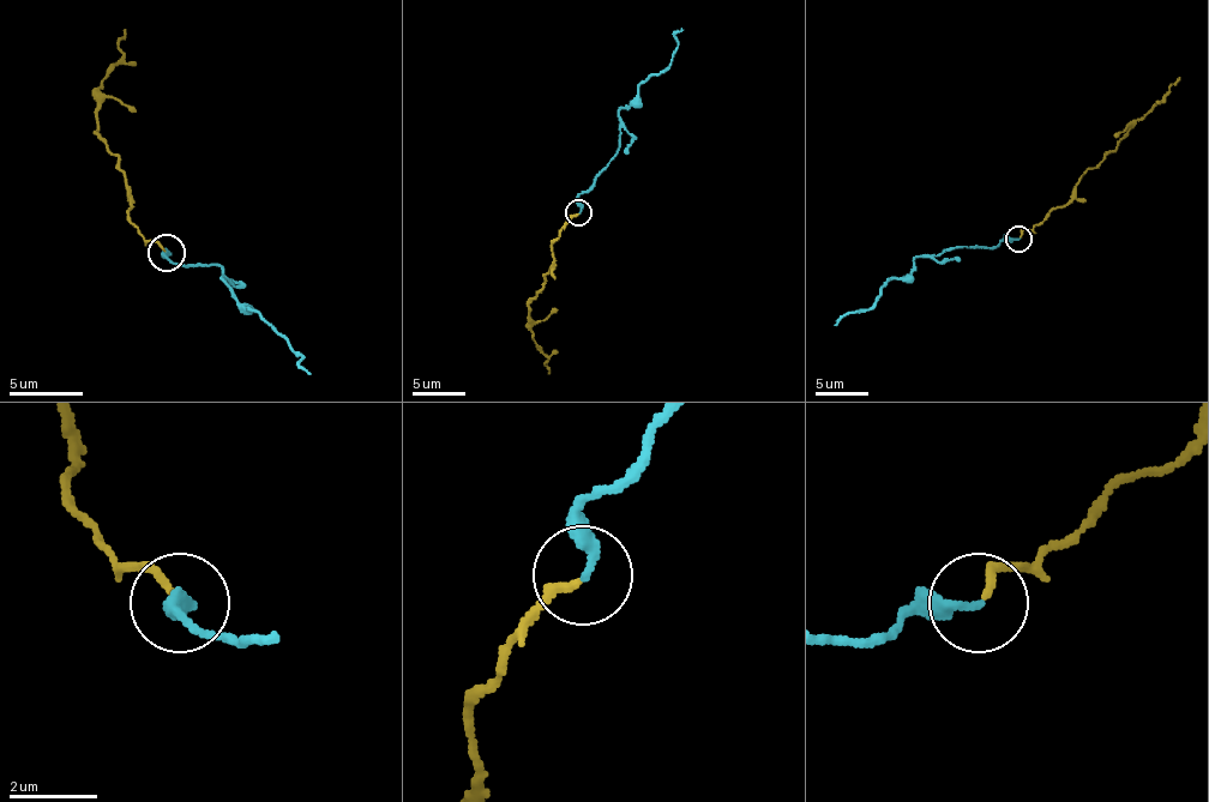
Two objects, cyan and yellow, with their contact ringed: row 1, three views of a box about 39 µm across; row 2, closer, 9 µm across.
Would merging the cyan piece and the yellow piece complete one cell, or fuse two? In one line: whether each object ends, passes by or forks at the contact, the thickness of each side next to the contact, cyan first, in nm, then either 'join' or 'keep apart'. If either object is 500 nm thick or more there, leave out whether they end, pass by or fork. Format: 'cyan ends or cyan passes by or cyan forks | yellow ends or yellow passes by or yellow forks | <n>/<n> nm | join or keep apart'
cyan ends | yellow ends | 260/170 nm | join

